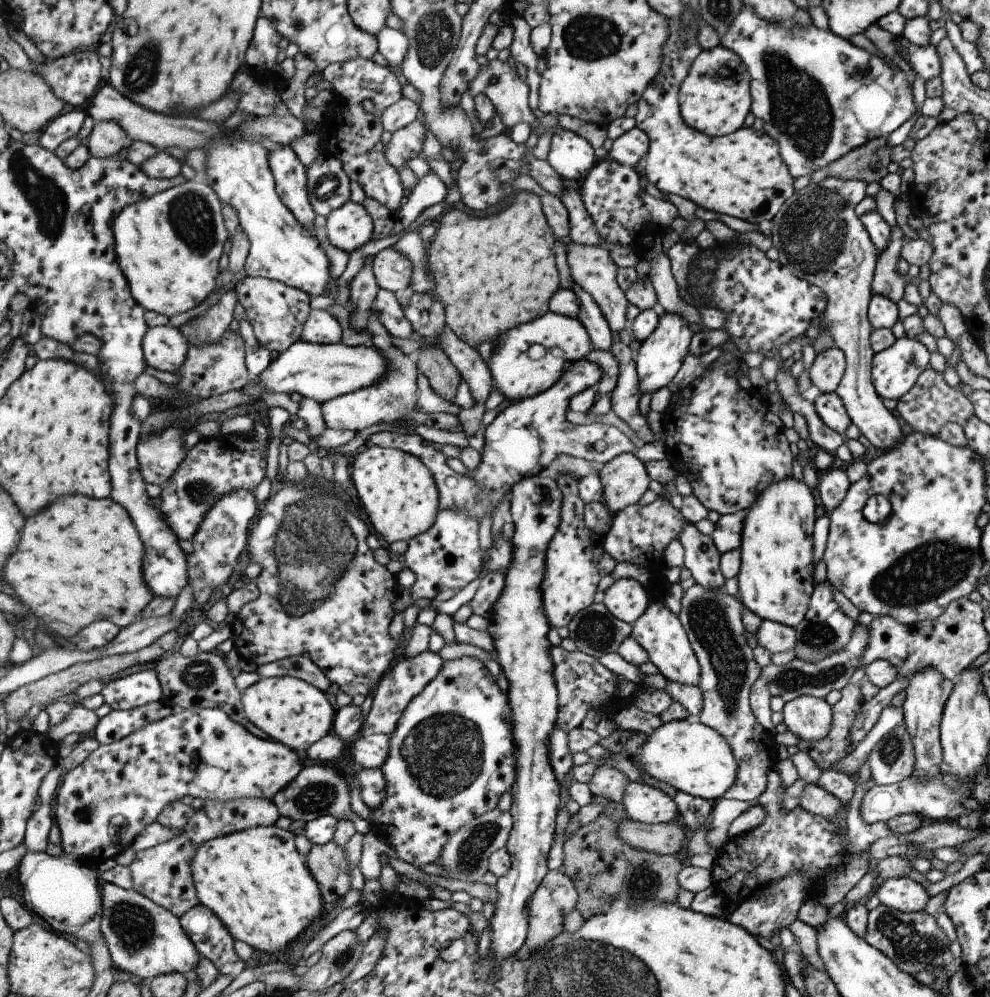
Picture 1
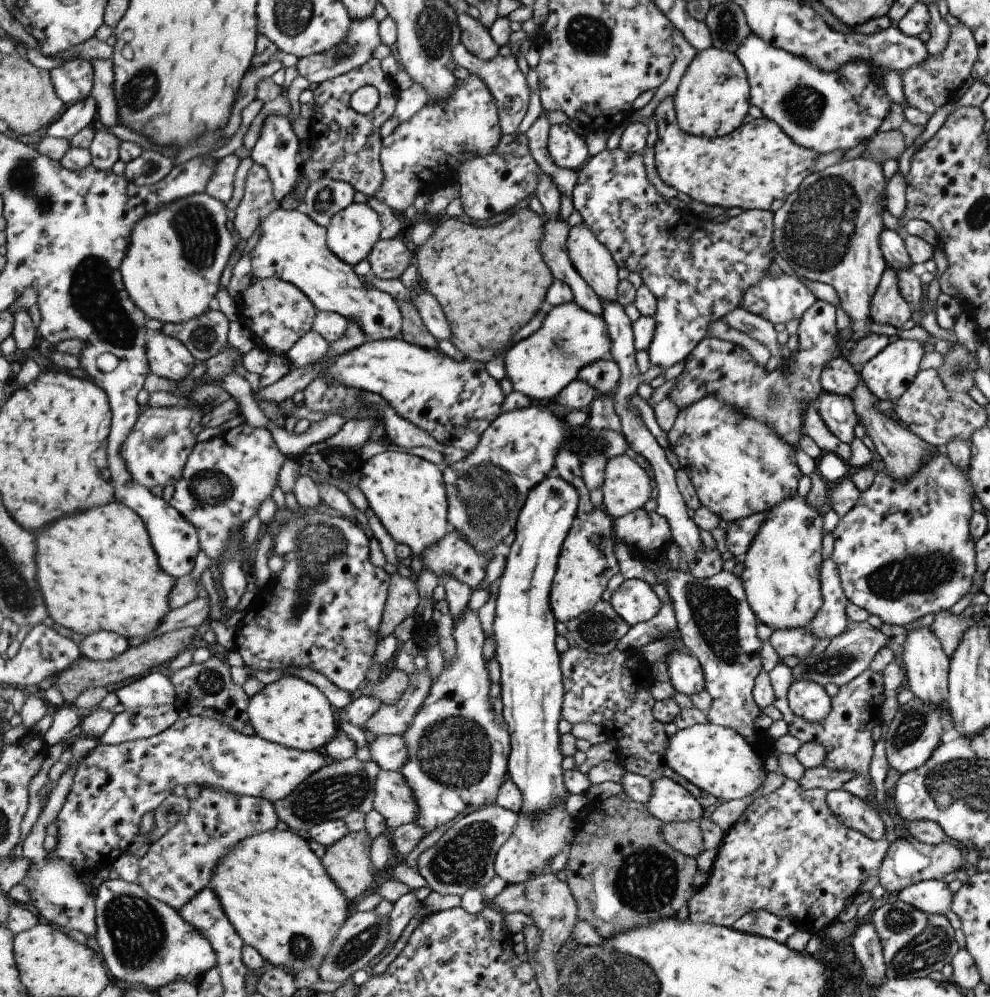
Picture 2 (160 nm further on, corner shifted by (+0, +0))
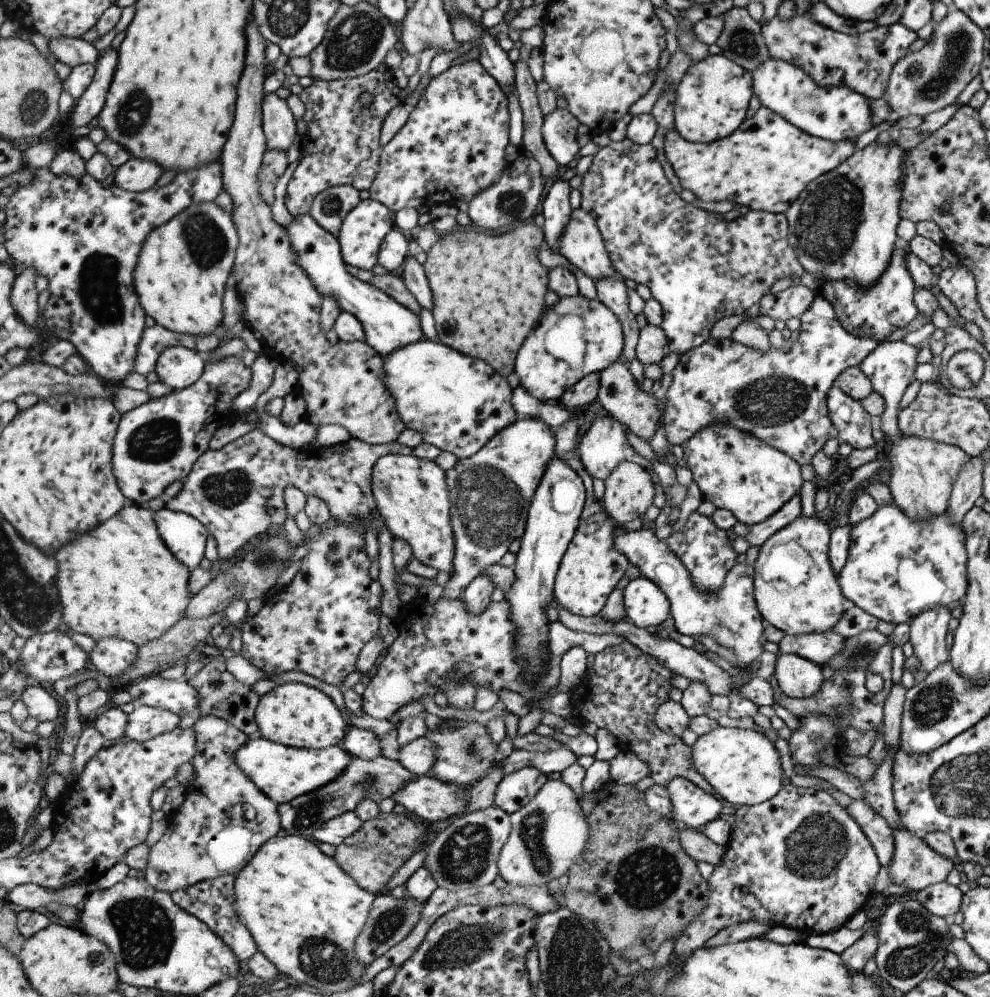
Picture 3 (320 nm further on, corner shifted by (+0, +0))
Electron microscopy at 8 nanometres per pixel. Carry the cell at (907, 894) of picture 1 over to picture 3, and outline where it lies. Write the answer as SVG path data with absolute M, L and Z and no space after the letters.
M946 881L926 886L916 891L915 898L924 905L924 909L936 917L951 919L960 910L962 892Z

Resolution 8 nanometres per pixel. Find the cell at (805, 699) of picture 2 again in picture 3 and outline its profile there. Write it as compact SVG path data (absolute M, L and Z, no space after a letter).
M781 653L774 663L778 687L789 698L805 698L823 683L821 666L793 653Z

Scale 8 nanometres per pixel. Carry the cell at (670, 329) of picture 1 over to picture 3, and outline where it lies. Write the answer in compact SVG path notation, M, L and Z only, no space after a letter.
M626 136L622 141L613 141L606 147L599 150L594 156L594 163L589 172L583 176L583 182L579 187L581 192L581 206L590 211L598 222L598 227L602 231L603 238L606 239L607 250L610 251L614 267L623 279L632 282L644 284L651 290L652 298L656 298L664 308L665 322L662 327L669 337L670 352L686 353L696 346L702 345L709 340L709 331L713 325L720 319L731 315L743 314L749 307L757 304L758 300L765 294L771 292L773 284L779 279L789 279L797 282L799 276L805 272L801 263L796 259L795 251L788 243L788 228L785 215L783 213L768 213L765 211L749 211L744 216L740 216L731 222L725 221L722 215L710 213L691 203L683 201L679 195L671 188L670 178L665 176L663 165L657 157L657 149L653 143L640 145L633 139Z

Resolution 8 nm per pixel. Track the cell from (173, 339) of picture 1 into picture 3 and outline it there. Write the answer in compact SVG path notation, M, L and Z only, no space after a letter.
M184 346L171 347L165 349L158 358L154 378L163 381L173 391L183 390L202 377L205 367L204 354Z

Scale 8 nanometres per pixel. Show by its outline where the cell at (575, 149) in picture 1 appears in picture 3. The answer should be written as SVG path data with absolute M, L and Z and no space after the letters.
M568 107L556 108L544 117L542 131L545 144L563 168L571 164L581 150L577 140L579 123L580 120Z

